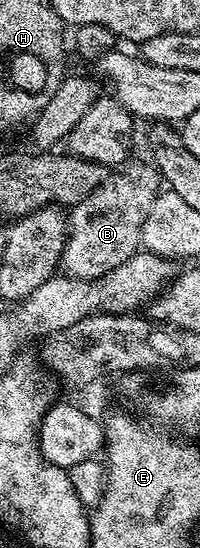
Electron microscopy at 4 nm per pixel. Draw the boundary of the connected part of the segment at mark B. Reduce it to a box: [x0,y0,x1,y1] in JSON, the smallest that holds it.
[59,176,157,280]

